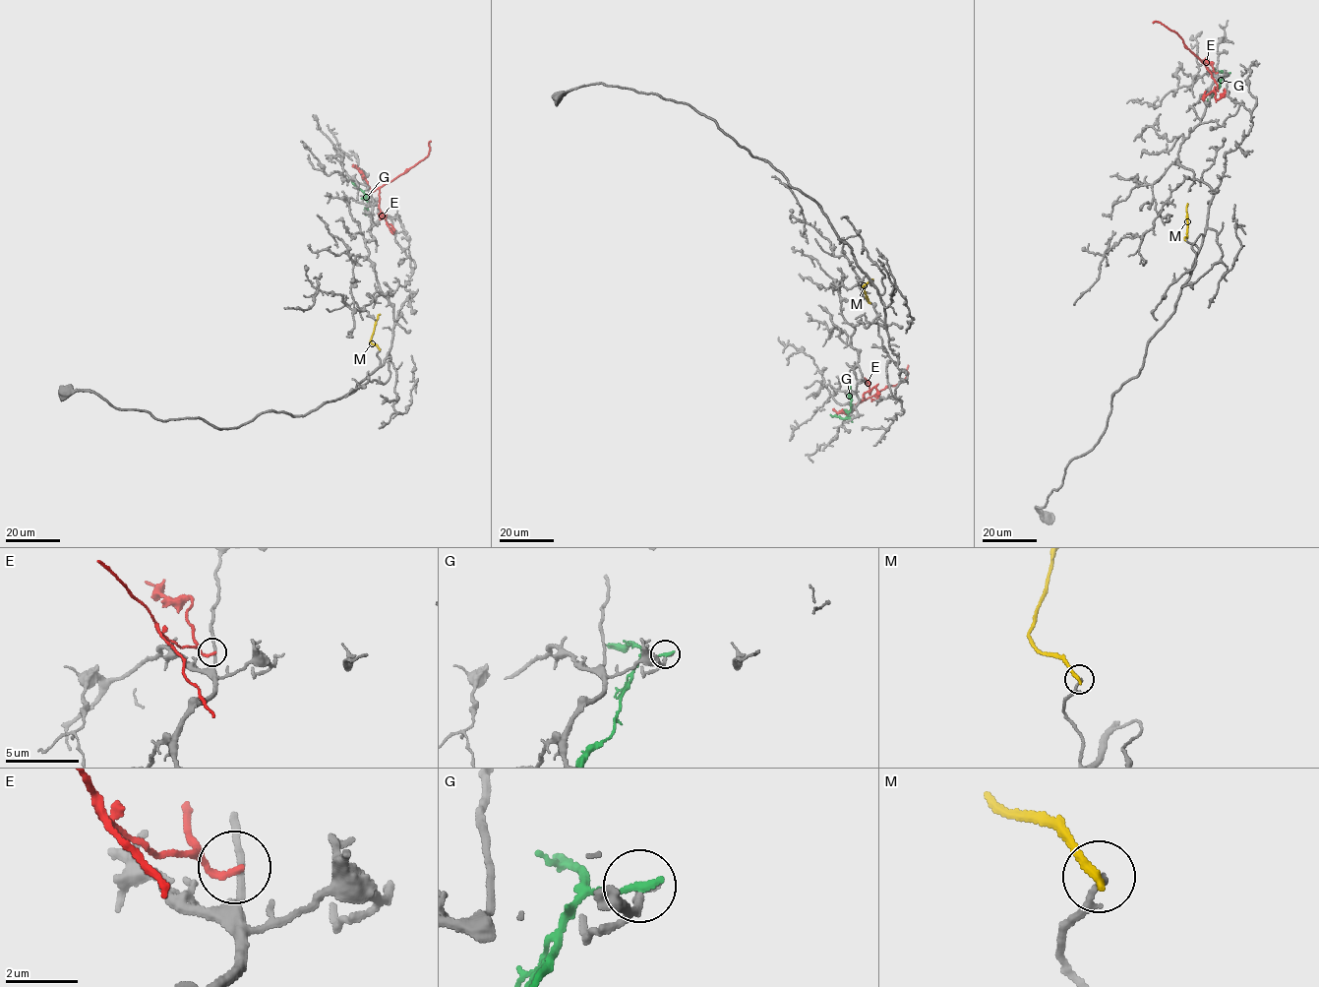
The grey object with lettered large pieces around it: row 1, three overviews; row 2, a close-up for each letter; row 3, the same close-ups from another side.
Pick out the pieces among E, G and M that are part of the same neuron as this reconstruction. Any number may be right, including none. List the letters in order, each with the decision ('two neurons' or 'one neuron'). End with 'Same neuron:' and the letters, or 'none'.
E: two neurons
G: two neurons
M: two neurons
Same neuron: none

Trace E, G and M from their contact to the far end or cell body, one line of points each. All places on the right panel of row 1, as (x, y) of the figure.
E: (1217, 72), (1209, 71), (1174, 31), (1159, 22), (1153, 23)
G: (1229, 73), (1225, 73), (1220, 87), (1207, 100)
M: (1185, 240), (1187, 203)

